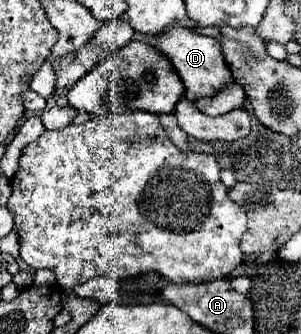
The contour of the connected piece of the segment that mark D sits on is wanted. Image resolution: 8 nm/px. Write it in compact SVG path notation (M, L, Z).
M173 25L173 29L165 29L165 33L151 37L149 45L155 47L157 51L161 51L171 61L171 65L175 67L177 75L181 77L181 81L187 89L185 99L189 99L189 101L195 101L201 97L213 97L221 89L221 85L225 85L233 79L231 71L223 59L221 43L213 37L199 35L189 27Z

